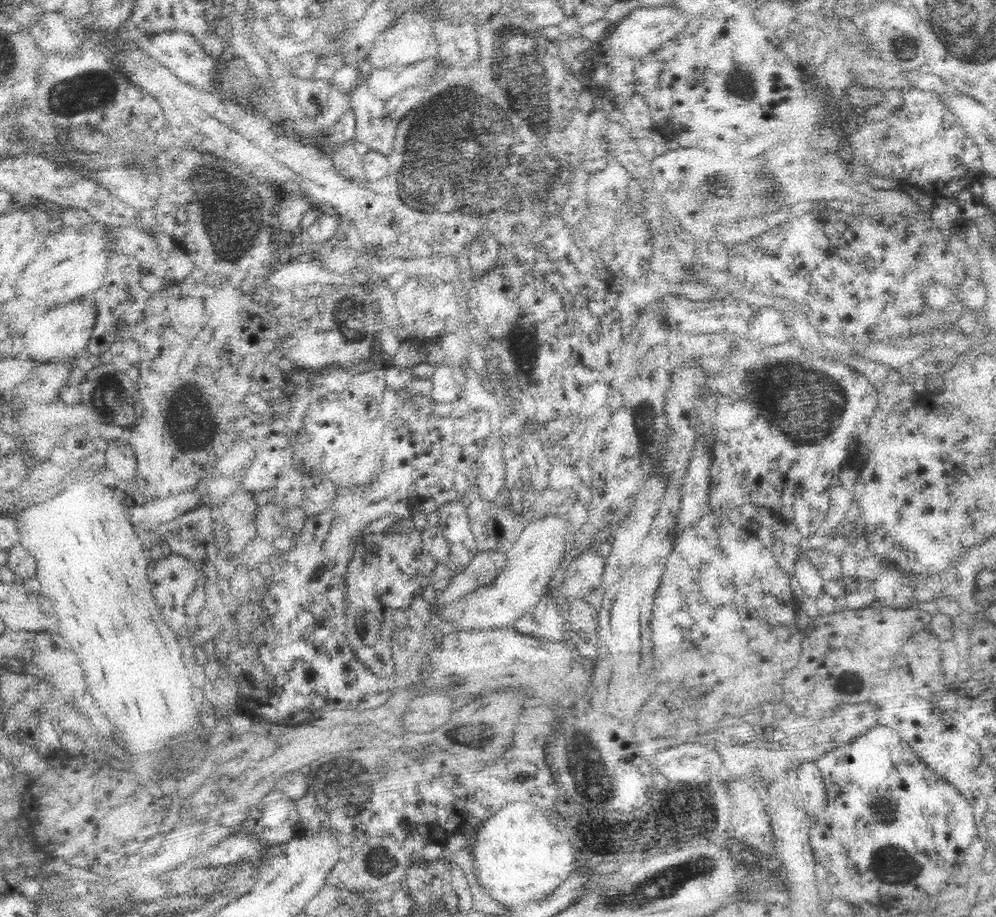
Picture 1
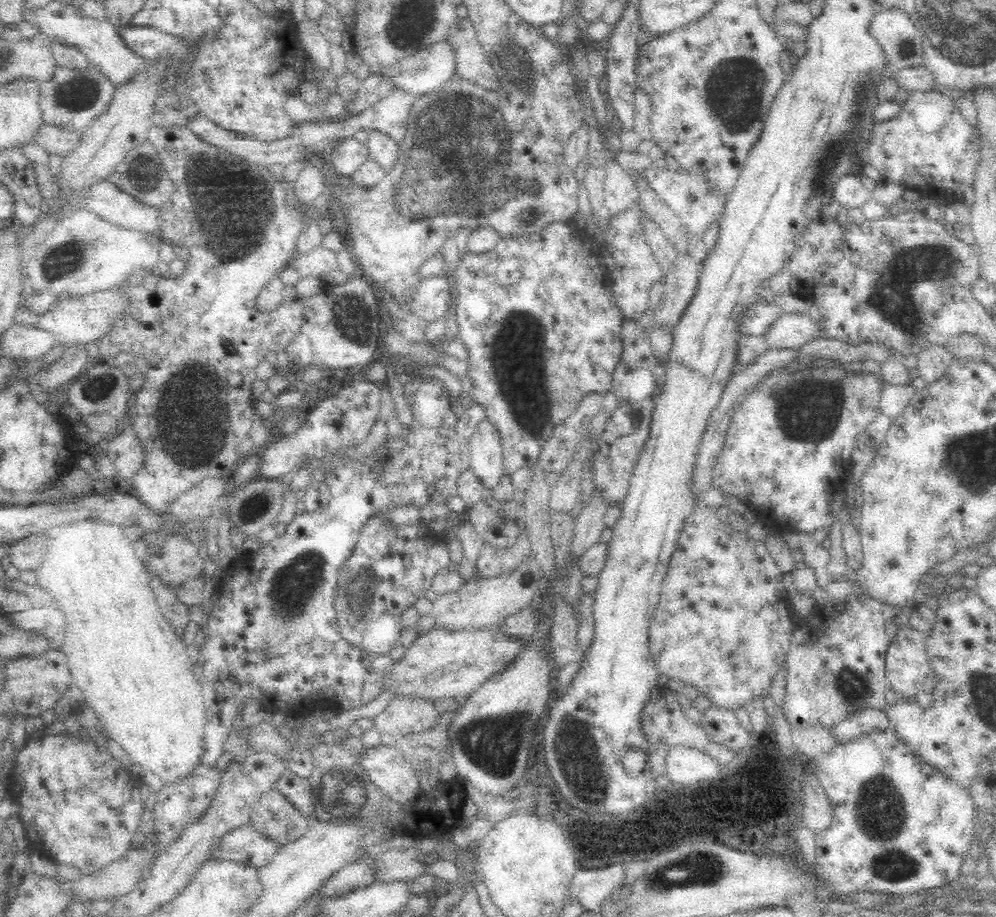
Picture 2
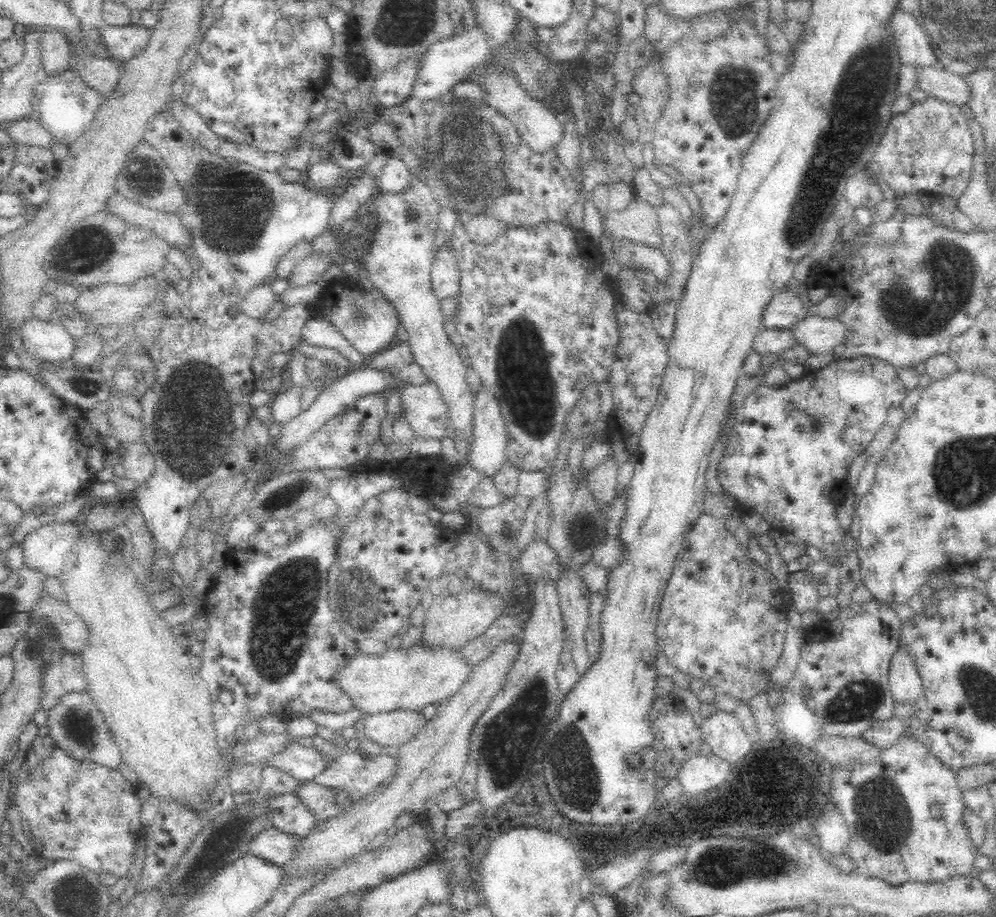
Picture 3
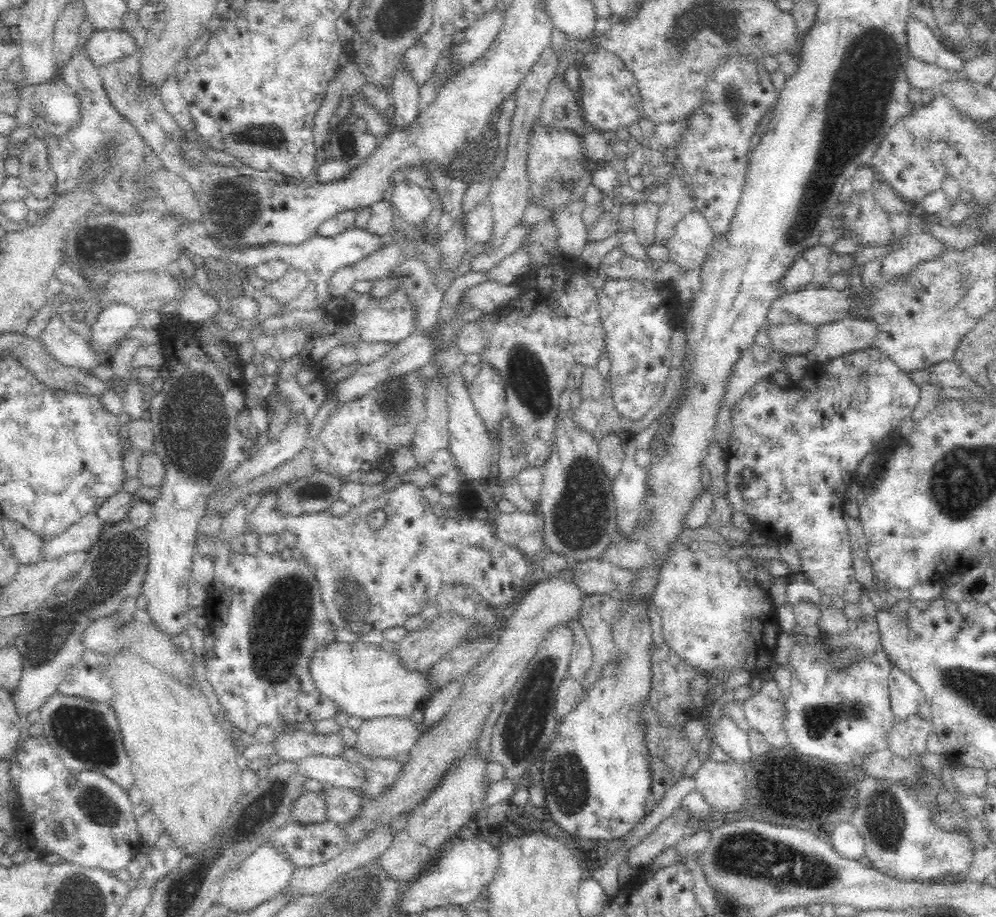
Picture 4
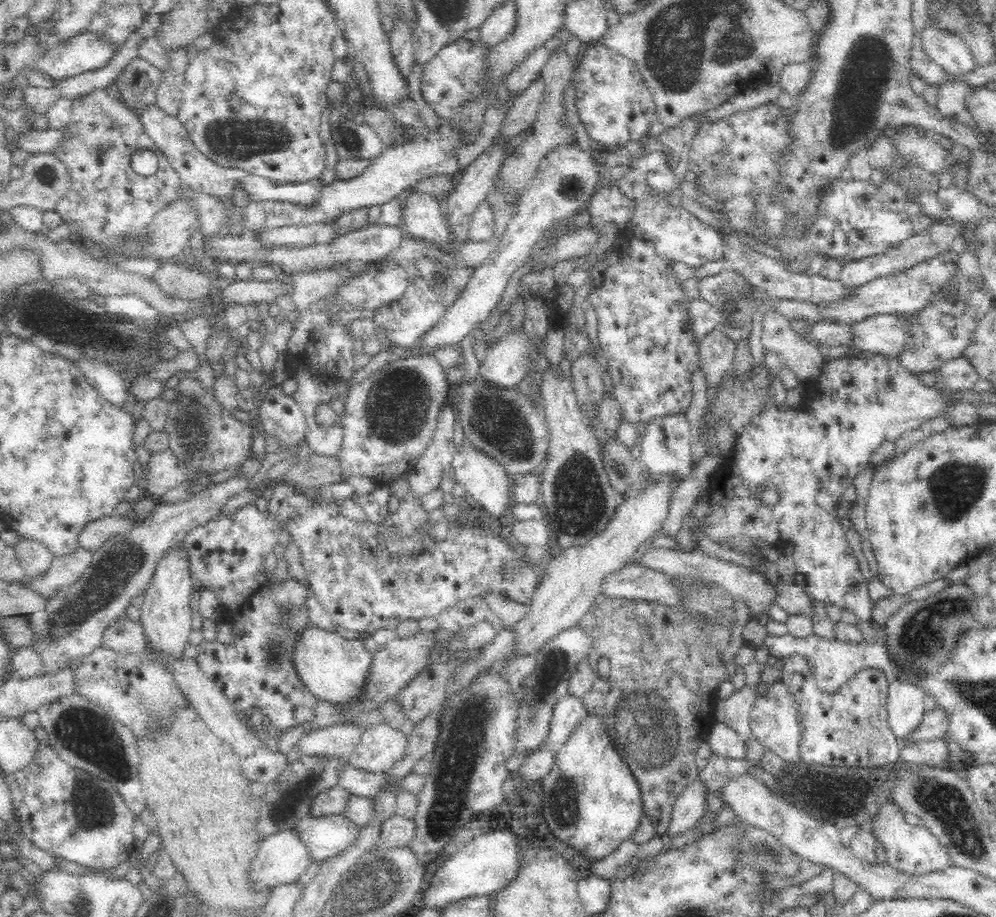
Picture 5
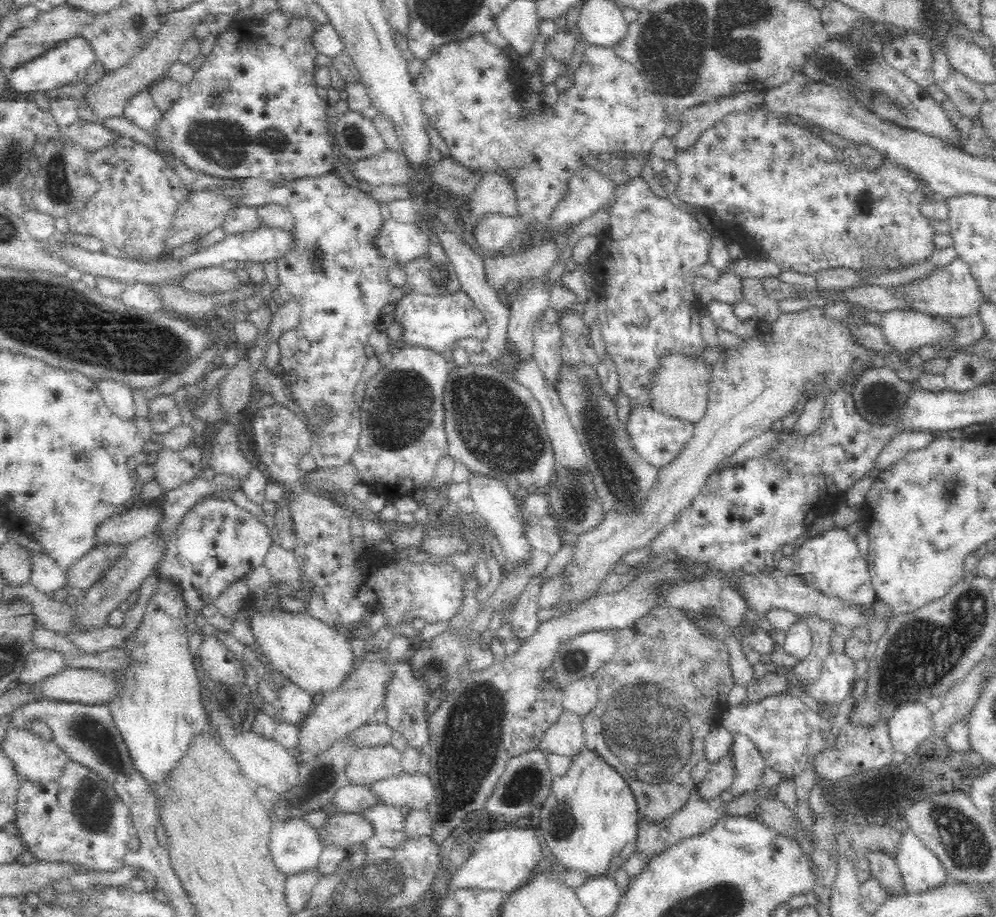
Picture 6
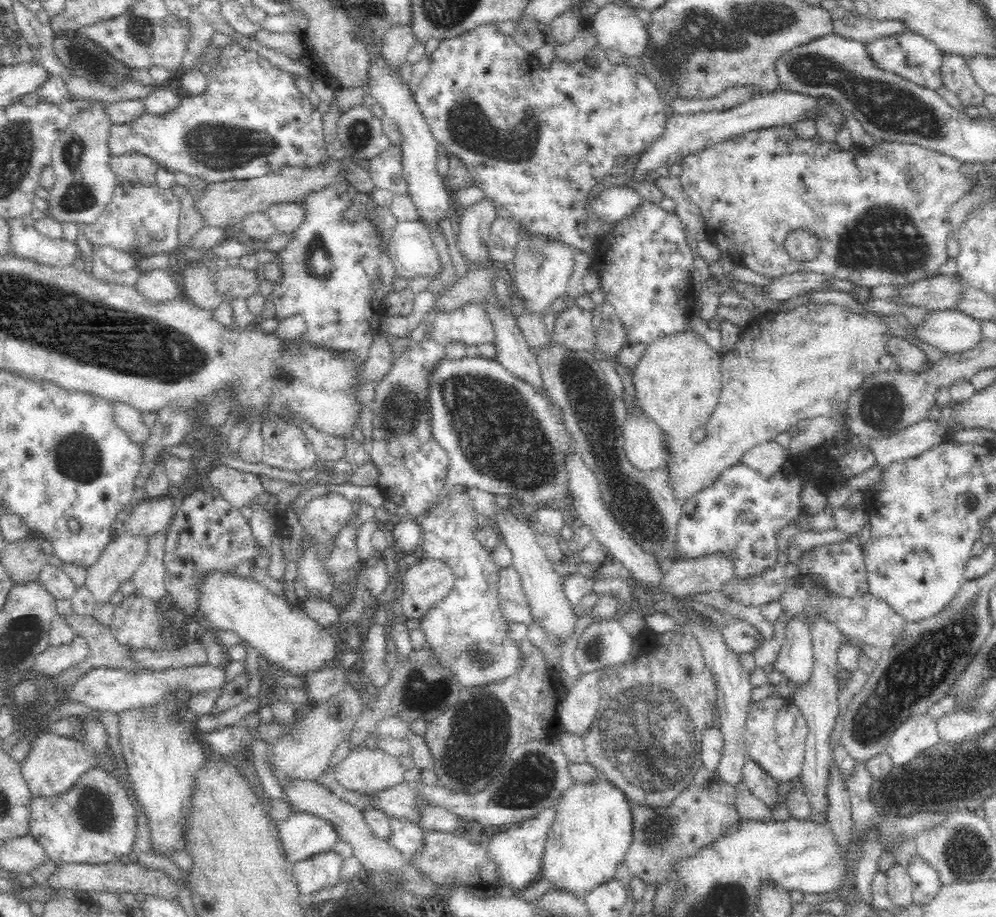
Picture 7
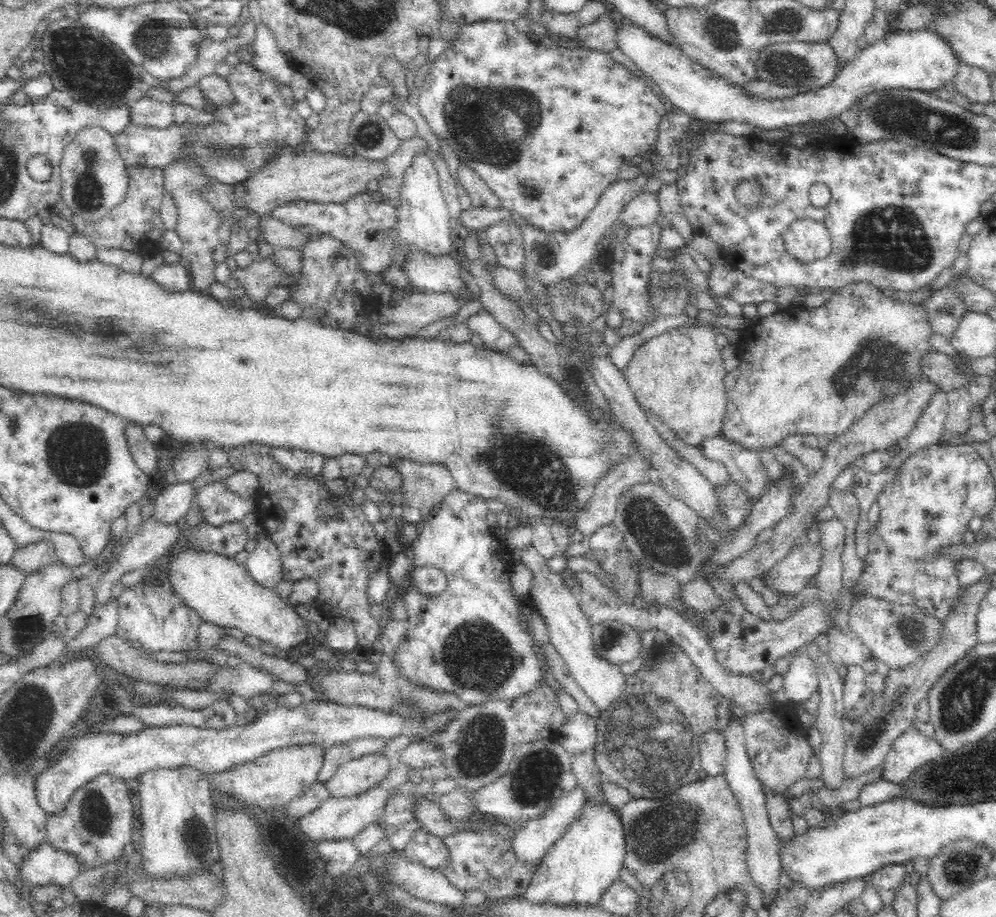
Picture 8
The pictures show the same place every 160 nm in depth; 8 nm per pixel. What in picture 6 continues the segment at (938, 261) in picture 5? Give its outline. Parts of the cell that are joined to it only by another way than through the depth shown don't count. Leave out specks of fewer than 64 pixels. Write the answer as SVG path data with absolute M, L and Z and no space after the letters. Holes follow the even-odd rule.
M959 254L950 264L939 264L933 268L926 278L910 280L904 284L894 284L886 286L888 295L900 306L904 303L904 308L918 311L922 314L935 316L964 316L965 313L979 310L980 293L976 287L976 281L972 279L972 273L969 269L969 263L966 262Z

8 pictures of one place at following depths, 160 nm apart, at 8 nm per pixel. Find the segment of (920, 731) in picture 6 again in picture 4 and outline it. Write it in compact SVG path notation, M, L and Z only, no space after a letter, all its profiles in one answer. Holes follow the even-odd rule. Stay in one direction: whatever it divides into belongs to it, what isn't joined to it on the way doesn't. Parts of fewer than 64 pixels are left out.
M892 663L889 692L895 720L917 714L917 708L926 701L926 696L914 678Z

